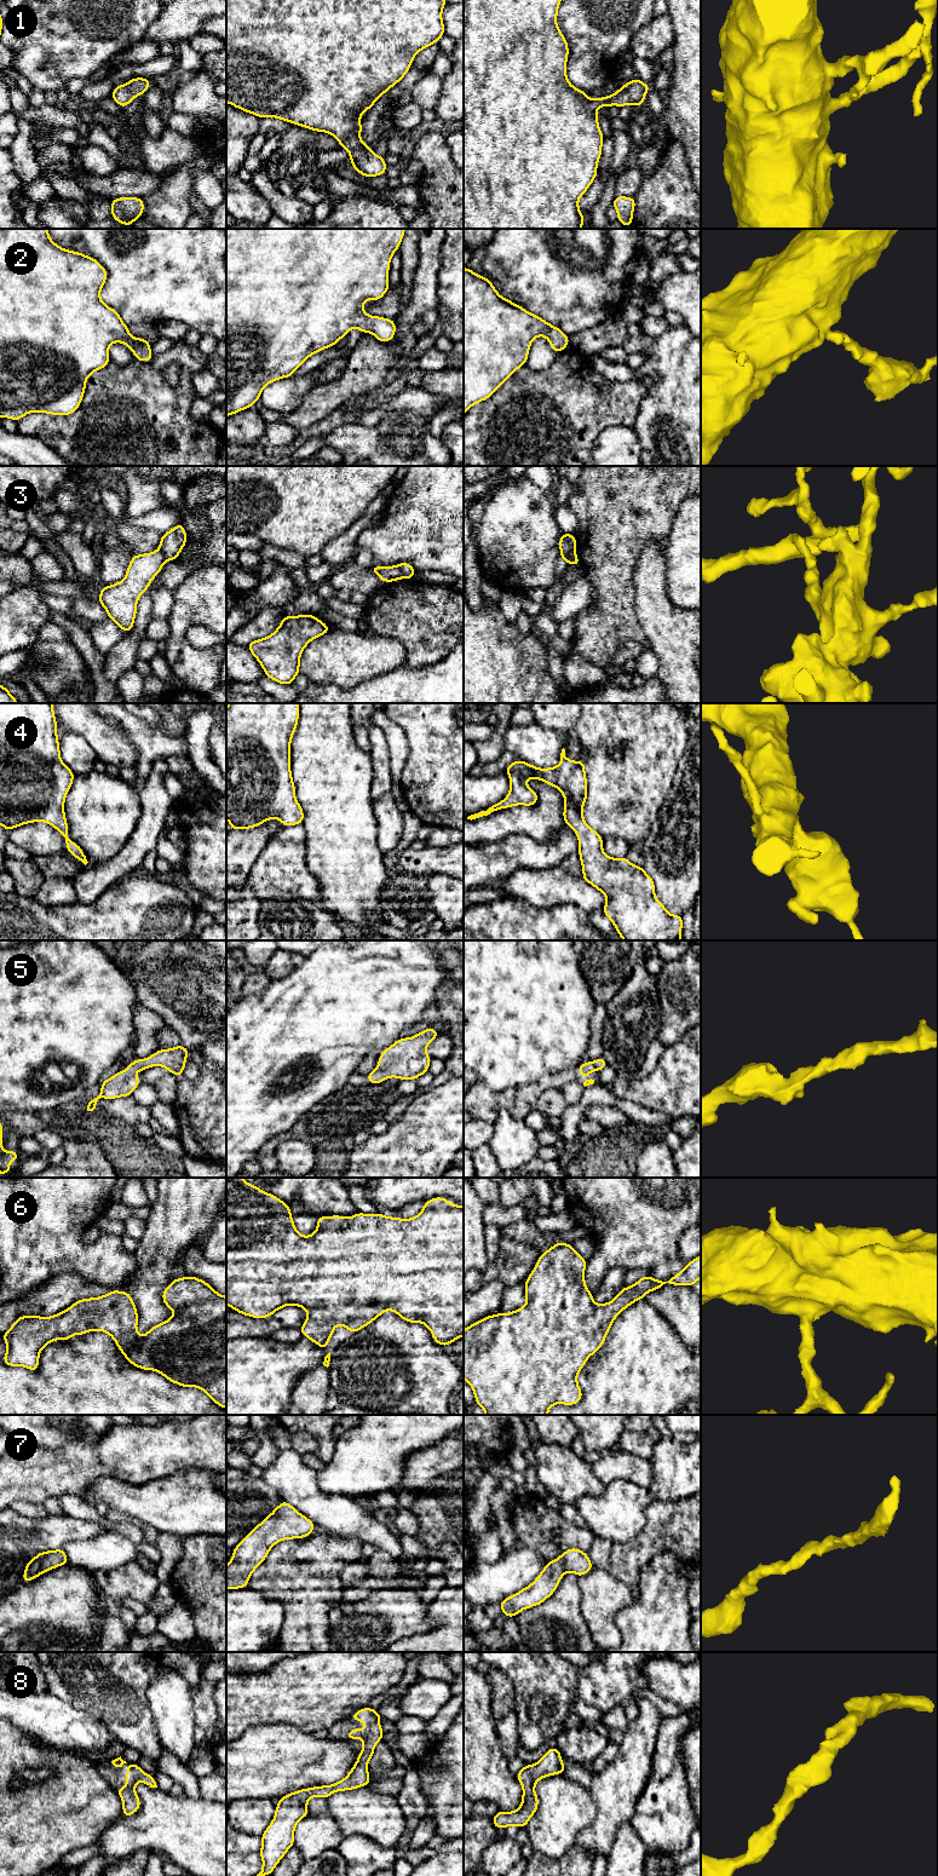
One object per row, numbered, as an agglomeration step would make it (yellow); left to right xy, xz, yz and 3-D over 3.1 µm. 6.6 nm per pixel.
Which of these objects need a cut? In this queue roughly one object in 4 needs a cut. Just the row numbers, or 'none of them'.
3

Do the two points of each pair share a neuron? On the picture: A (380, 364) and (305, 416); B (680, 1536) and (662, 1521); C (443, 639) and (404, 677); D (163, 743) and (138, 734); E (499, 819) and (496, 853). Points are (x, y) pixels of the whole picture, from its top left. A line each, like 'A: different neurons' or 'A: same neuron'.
A: same neuron
B: same neuron
C: different neurons
D: same neuron
E: different neurons

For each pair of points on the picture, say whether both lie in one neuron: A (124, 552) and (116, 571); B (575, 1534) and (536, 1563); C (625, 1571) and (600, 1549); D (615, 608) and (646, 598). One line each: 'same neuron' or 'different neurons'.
A: same neuron
B: different neurons
C: same neuron
D: different neurons

